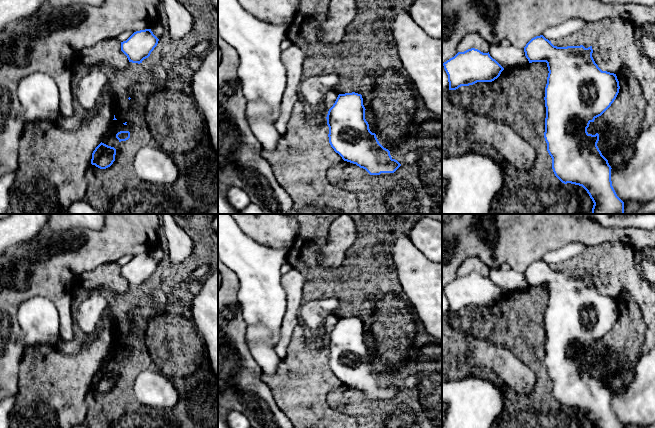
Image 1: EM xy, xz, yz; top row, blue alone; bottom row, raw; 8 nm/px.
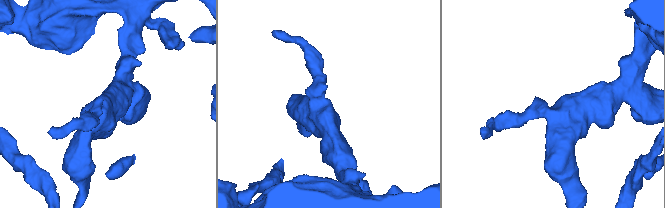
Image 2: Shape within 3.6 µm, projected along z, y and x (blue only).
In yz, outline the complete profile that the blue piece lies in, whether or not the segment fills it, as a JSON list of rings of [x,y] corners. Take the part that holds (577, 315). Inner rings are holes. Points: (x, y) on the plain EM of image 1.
[[[540,259],[526,268],[524,276],[529,287],[547,287],[549,297],[544,321],[544,362],[555,400],[564,408],[582,410],[594,428],[624,428],[612,410],[612,392],[597,370],[599,358],[587,356],[589,348],[601,340],[616,323],[620,313],[616,298],[602,295],[598,291],[592,281],[592,270],[557,271]]]

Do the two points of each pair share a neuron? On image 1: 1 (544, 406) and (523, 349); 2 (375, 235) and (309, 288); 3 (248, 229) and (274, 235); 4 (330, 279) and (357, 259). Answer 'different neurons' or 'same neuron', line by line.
1: same neuron
2: same neuron
3: same neuron
4: same neuron

